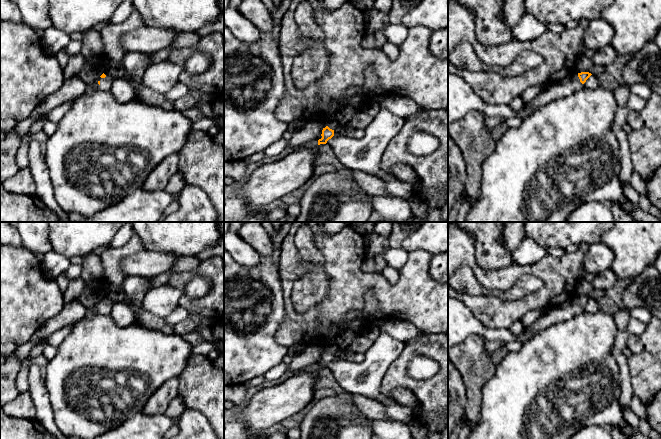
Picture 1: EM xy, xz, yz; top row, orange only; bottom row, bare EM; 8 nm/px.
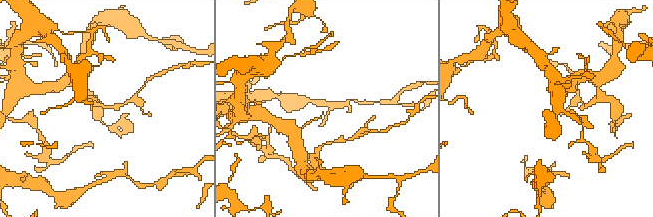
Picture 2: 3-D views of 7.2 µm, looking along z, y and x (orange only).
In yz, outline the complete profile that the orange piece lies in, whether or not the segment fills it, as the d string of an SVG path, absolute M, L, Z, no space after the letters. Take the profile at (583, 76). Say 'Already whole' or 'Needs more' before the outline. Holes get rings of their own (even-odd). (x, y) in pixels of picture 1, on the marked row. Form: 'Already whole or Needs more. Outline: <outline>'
Needs more. Outline: M574 72L568 79L550 85L534 100L524 103L524 106L516 111L509 105L486 104L460 76L448 73L448 124L460 120L471 110L477 110L492 117L524 119L540 107L581 90L585 87L584 83L591 75L589 72Z

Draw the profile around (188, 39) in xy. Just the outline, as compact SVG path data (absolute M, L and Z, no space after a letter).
M196 32L180 33L176 37L170 48L182 49L188 47L192 50L197 49L200 37L201 36Z

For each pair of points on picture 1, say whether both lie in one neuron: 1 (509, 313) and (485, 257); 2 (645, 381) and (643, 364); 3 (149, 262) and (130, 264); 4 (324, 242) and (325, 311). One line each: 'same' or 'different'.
1: different
2: same
3: same
4: same

